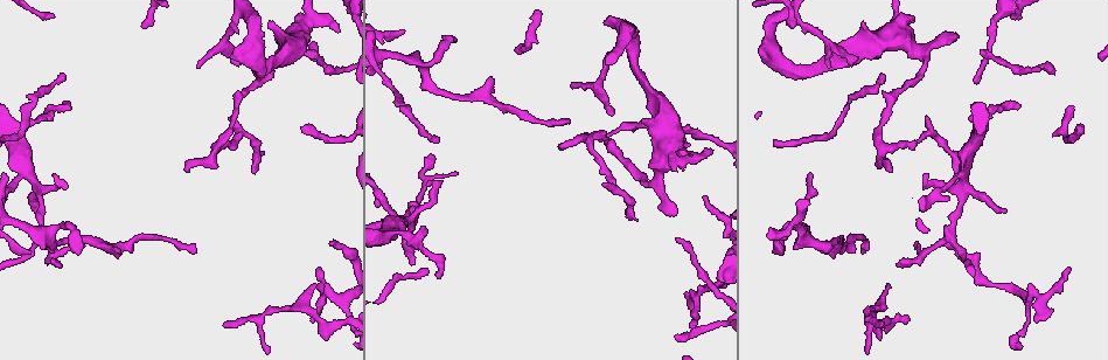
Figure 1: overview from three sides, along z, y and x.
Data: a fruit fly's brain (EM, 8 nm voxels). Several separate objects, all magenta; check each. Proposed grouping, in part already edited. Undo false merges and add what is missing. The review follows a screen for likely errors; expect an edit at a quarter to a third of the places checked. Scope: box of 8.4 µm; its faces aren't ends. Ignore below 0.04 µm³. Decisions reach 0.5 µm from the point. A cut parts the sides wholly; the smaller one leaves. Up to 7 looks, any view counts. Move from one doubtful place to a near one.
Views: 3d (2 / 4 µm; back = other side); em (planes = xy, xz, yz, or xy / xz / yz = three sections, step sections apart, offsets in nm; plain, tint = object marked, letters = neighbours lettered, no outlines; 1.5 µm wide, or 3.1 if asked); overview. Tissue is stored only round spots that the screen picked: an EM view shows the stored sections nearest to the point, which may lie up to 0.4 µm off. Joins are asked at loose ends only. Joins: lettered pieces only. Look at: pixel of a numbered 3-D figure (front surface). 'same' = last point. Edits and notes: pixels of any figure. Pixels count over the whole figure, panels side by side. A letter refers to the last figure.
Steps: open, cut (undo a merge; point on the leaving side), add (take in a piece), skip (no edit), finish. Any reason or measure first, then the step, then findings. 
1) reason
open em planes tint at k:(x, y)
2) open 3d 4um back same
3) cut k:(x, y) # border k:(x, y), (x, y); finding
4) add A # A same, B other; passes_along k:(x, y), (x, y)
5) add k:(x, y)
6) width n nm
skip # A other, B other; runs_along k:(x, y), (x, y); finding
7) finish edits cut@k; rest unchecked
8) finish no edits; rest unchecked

thin end
open em yz step 8 tint at 1:(330, 246)

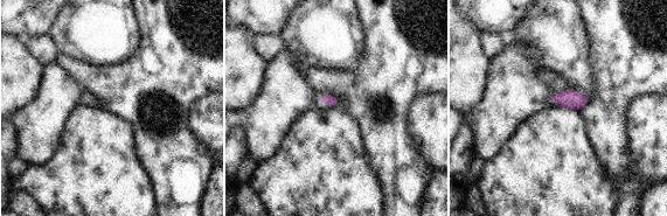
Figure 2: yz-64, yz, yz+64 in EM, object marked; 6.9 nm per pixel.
open em yz step 8 letters same

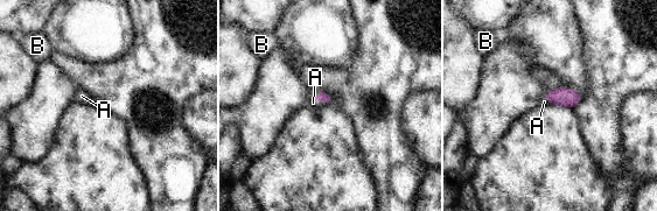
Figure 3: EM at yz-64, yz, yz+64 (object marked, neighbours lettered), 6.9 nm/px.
add 3:(313, 103) # A same, B other; passes_along 3:(322, 97), (320, 100), (313, 103); the cell continues

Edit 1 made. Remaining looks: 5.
sharp bend
open 3d 4um at 1:(237, 111)

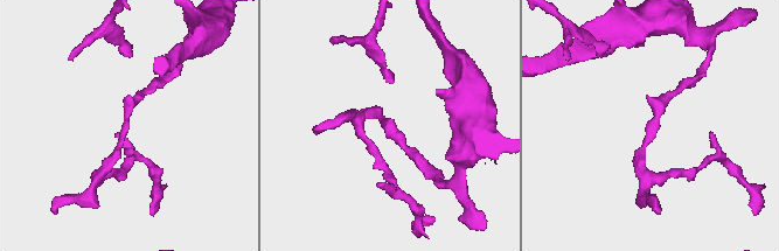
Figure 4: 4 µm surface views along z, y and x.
open em yz step 8 tint at 4:(655, 124)

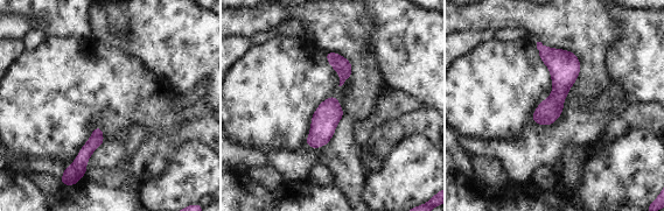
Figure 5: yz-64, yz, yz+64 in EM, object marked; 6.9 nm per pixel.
cut it another way
open em xy step 4 letters same

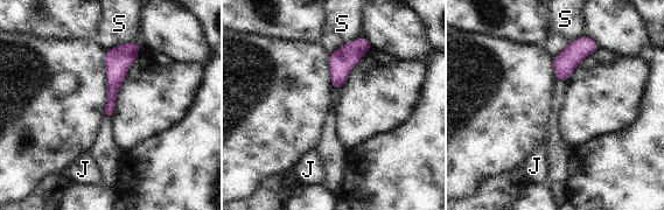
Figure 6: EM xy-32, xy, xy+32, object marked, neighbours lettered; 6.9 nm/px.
width 70 nm
skip # J other, S other; runs_along 6:(135, 46), (117, 64), (106, 114); one cell here

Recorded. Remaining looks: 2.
finish edits add@3; rest unchecked

